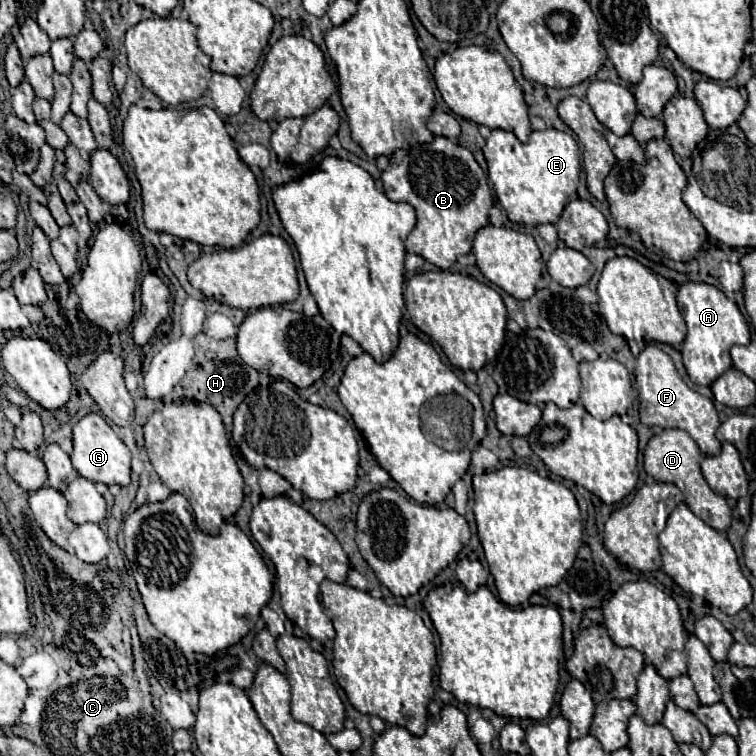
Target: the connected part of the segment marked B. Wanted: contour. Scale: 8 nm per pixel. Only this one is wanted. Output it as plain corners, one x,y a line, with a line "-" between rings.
436,136
430,144
416,144
408,150
396,150
390,156
388,168
382,172
382,184
384,194
392,202
406,202
416,210
418,222
406,238
406,252
418,254
442,270
450,268
460,256
470,254
476,230
488,224
488,212
492,208
492,192
488,186
488,178
470,150
450,142
444,136

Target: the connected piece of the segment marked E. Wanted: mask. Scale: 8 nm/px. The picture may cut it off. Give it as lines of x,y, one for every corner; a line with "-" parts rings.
546,128
540,132
532,132
530,140
526,144
522,144
512,132
492,130
492,134
484,146
484,158
488,162
488,178
494,186
496,198
498,198
500,206
506,210
510,222
530,224
530,226
538,226
544,222
556,224
564,206
576,196
578,178
580,178
580,152
578,152
576,140
566,132

